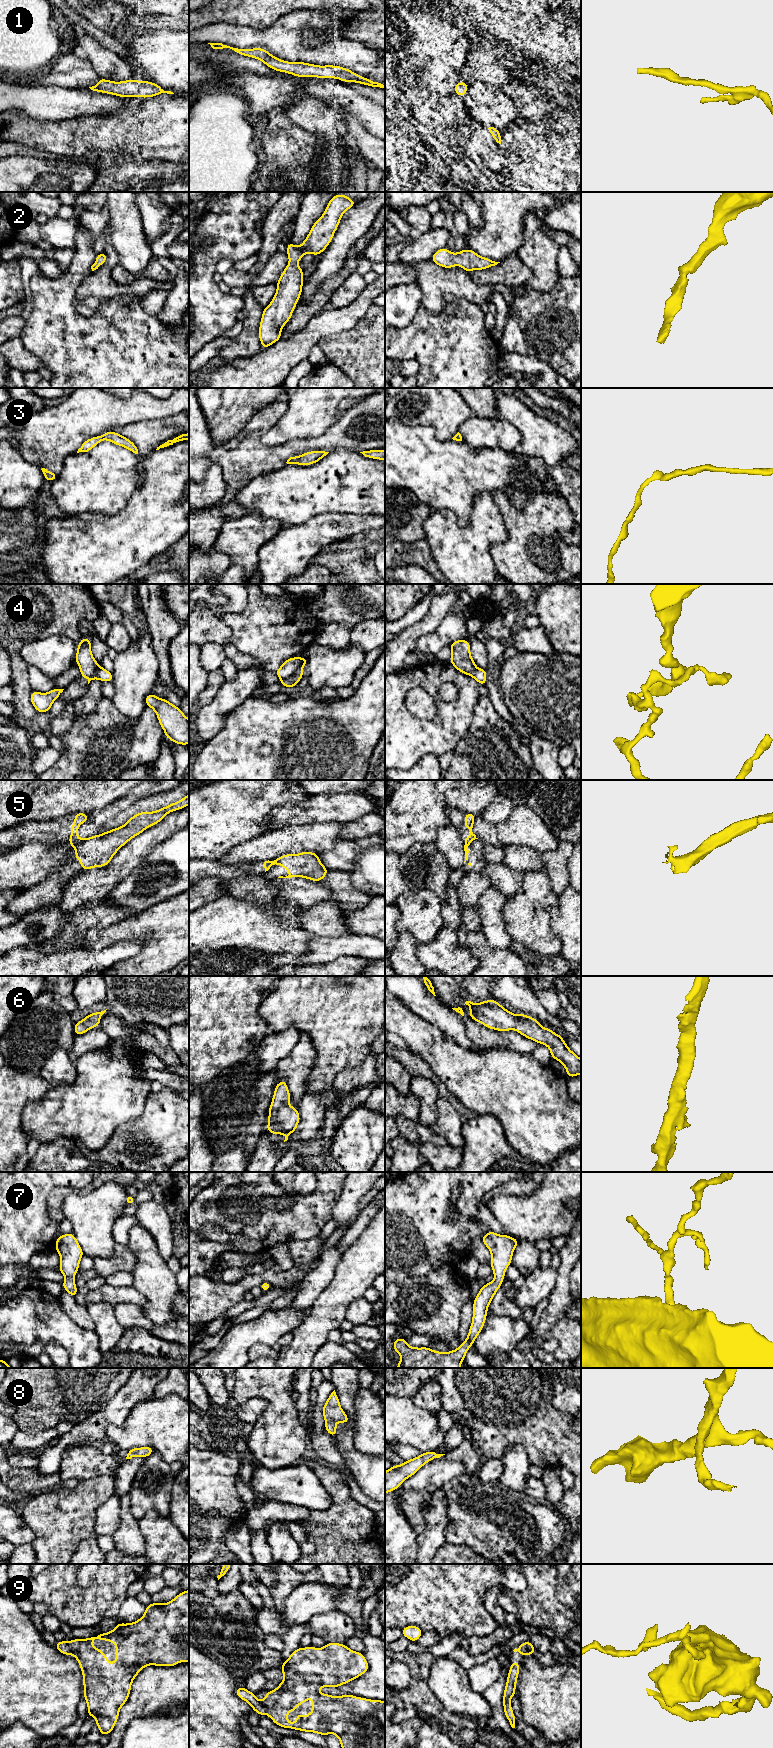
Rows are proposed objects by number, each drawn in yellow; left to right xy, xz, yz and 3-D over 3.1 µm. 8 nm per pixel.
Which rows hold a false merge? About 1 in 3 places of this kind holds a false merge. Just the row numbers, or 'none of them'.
4, 5, 9

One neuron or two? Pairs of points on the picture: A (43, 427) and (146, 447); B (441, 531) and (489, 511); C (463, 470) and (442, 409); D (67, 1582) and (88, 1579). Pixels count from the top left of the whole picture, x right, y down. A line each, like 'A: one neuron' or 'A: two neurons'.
A: two neurons
B: one neuron
C: two neurons
D: two neurons

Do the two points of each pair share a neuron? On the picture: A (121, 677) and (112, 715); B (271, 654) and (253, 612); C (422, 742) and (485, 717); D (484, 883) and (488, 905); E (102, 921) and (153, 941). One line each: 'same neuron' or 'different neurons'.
A: different neurons
B: same neuron
C: different neurons
D: different neurons
E: different neurons

